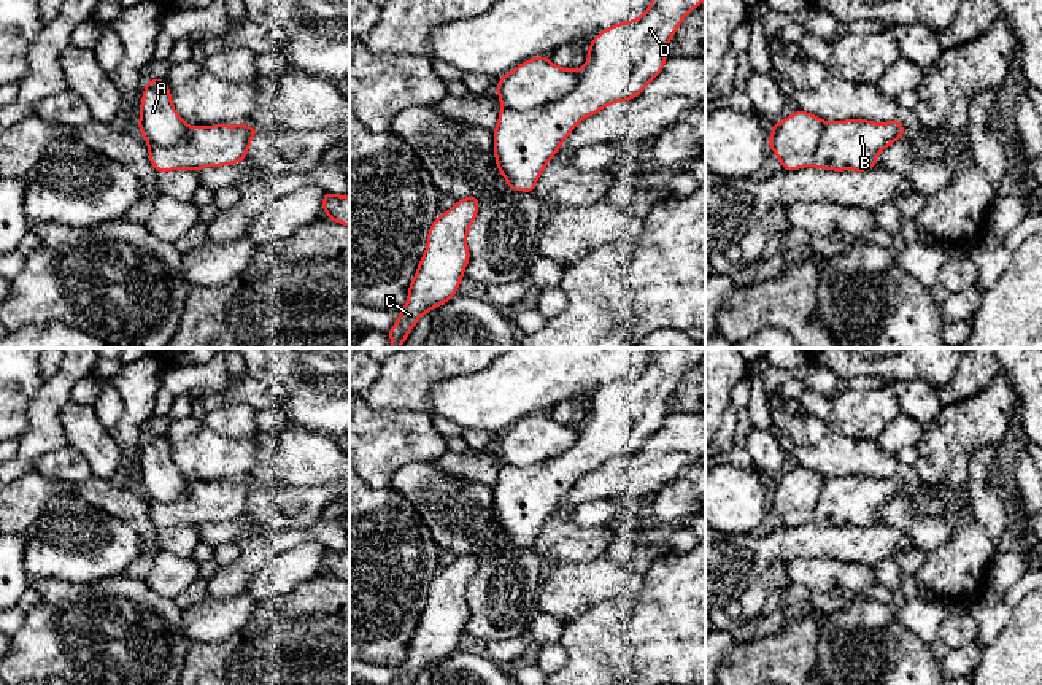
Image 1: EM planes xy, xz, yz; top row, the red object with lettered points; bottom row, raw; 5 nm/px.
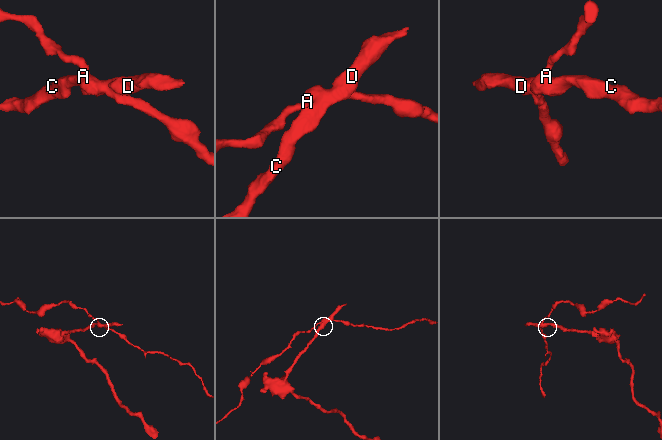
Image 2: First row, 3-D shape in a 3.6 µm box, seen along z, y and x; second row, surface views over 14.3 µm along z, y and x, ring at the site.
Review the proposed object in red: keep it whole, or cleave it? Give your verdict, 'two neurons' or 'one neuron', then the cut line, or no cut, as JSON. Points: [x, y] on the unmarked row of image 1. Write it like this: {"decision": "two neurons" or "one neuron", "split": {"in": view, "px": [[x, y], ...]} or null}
{"decision": "two neurons", "split": {"in": "xz", "px": [[582, 426], [577, 441], [551, 458], [523, 466], [502, 464]]}}

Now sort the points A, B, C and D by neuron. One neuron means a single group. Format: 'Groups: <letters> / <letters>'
Groups: A / B C D

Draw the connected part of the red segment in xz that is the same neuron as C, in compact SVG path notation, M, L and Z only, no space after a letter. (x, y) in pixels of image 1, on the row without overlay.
M477 551L461 555L430 580L424 610L407 647L407 660L391 685L413 685L423 671L456 652L470 617L467 590L478 572L478 559Z

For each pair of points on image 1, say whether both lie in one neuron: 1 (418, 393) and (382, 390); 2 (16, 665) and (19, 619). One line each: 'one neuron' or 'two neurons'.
1: one neuron
2: two neurons

